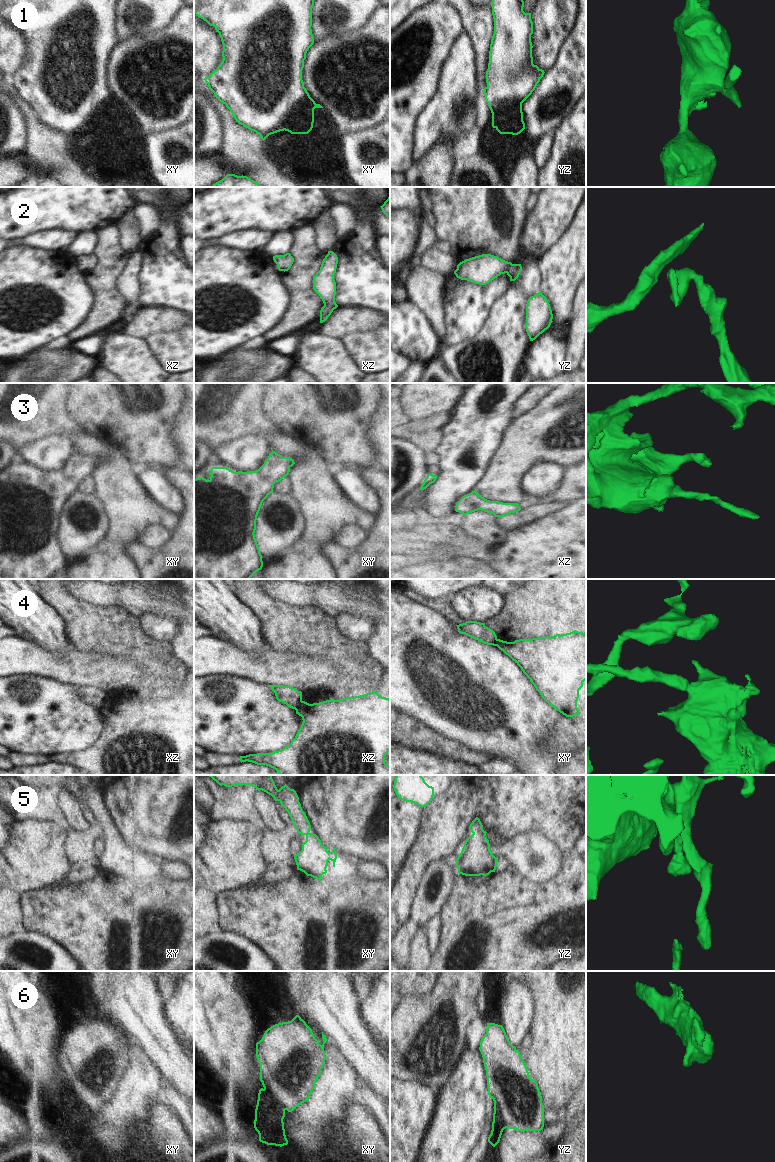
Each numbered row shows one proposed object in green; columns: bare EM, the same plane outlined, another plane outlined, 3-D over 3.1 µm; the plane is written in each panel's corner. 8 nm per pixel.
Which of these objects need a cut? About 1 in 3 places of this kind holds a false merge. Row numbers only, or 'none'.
4

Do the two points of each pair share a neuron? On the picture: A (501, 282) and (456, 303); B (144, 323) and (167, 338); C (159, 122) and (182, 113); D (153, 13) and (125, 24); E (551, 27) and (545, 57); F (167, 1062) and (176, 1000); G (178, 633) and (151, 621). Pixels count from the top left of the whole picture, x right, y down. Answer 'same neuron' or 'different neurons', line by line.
A: same neuron
B: different neurons
C: same neuron
D: same neuron
E: same neuron
F: different neurons
G: same neuron

